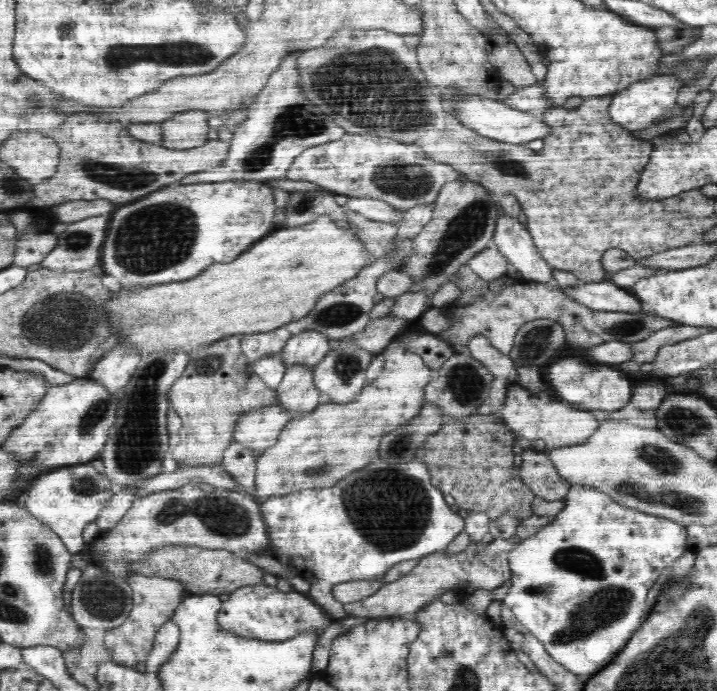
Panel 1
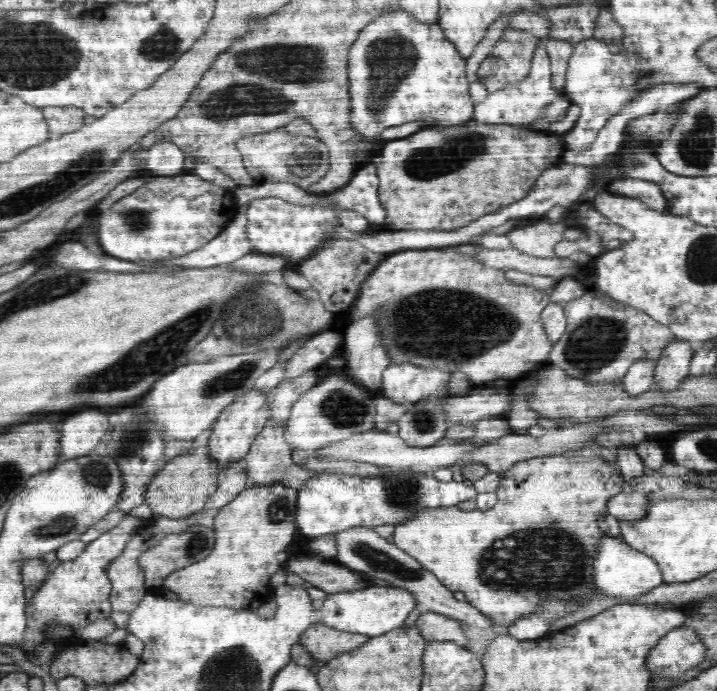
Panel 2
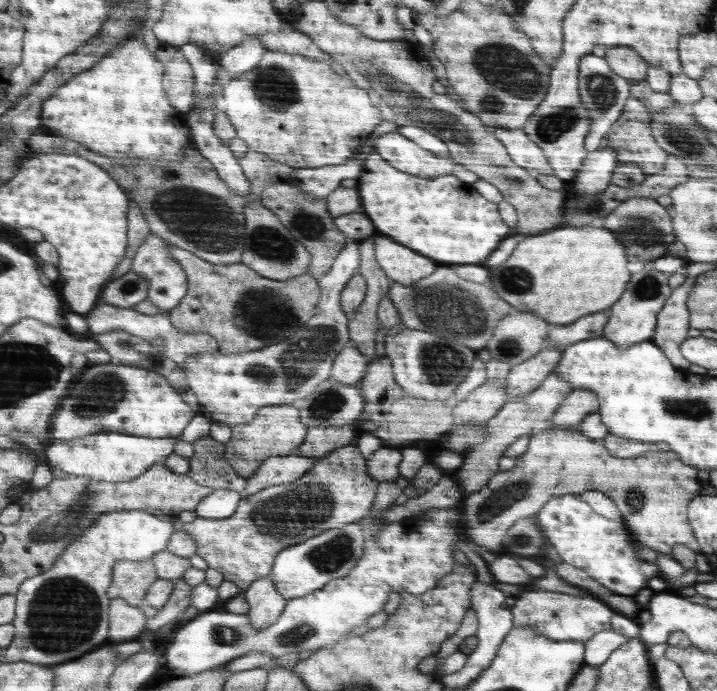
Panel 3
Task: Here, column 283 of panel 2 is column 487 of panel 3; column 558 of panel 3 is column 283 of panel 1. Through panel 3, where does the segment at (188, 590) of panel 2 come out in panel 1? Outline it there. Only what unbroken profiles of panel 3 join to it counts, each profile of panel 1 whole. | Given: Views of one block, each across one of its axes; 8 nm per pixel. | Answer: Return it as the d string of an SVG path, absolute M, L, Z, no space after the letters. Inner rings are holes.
M394 340L382 352L385 357L383 371L376 380L368 383L349 403L324 403L318 405L310 414L298 415L287 422L278 440L257 455L256 475L254 477L254 497L264 502L270 497L286 496L298 491L330 488L348 474L364 468L374 458L378 458L378 446L384 434L392 432L398 426L410 422L424 404L424 388L436 376L436 370L425 365L423 358L417 354L408 354L401 344Z

